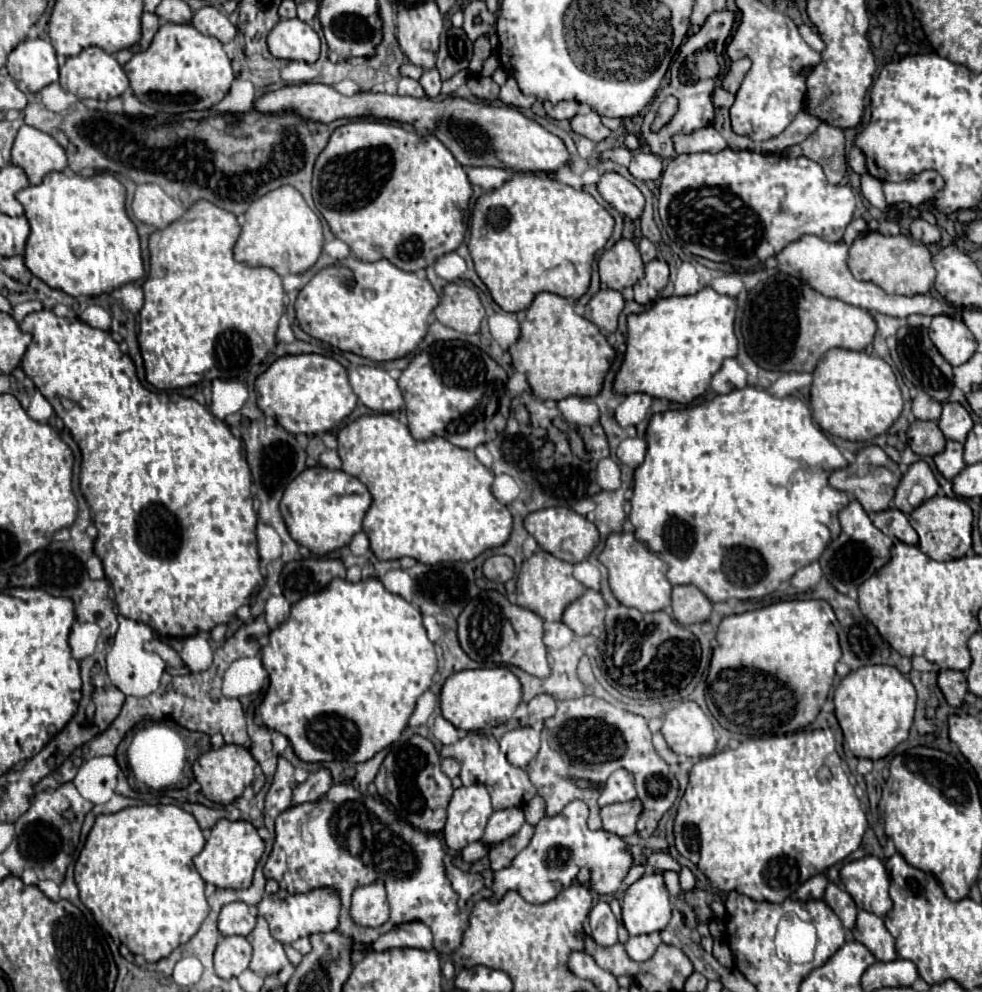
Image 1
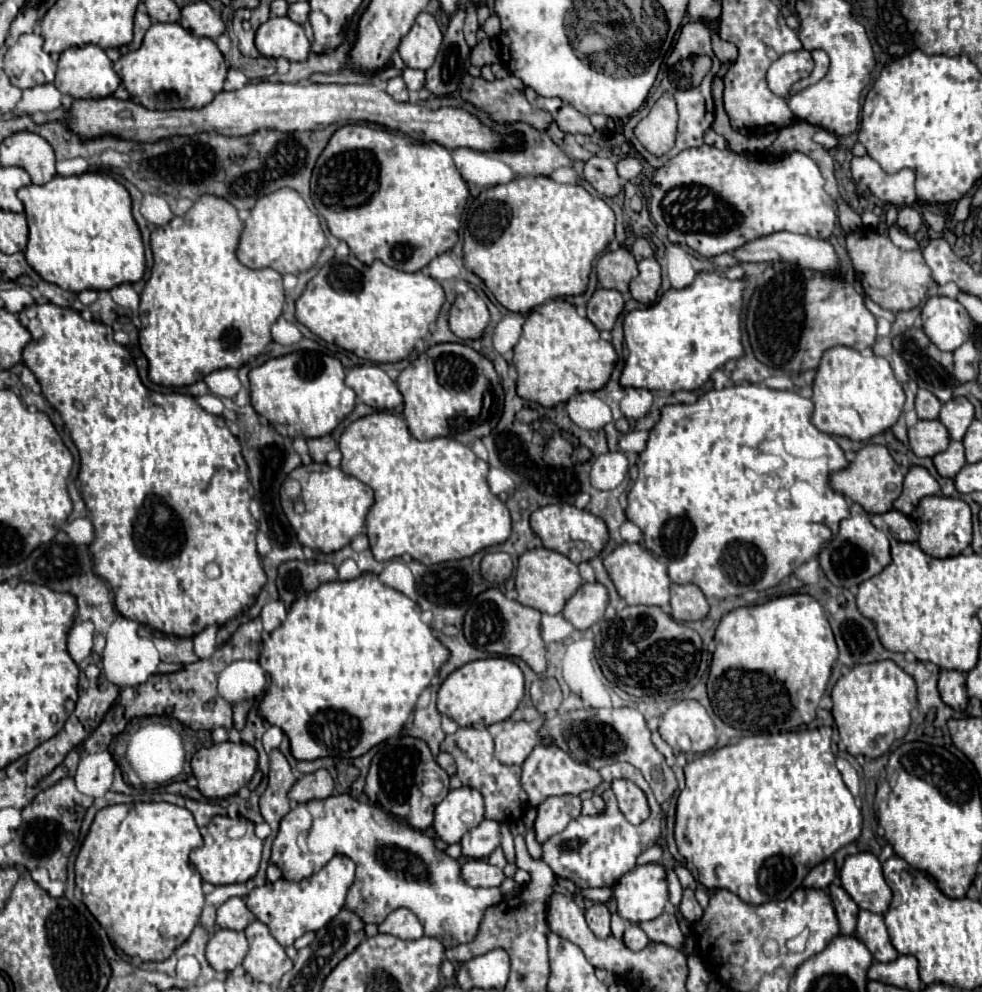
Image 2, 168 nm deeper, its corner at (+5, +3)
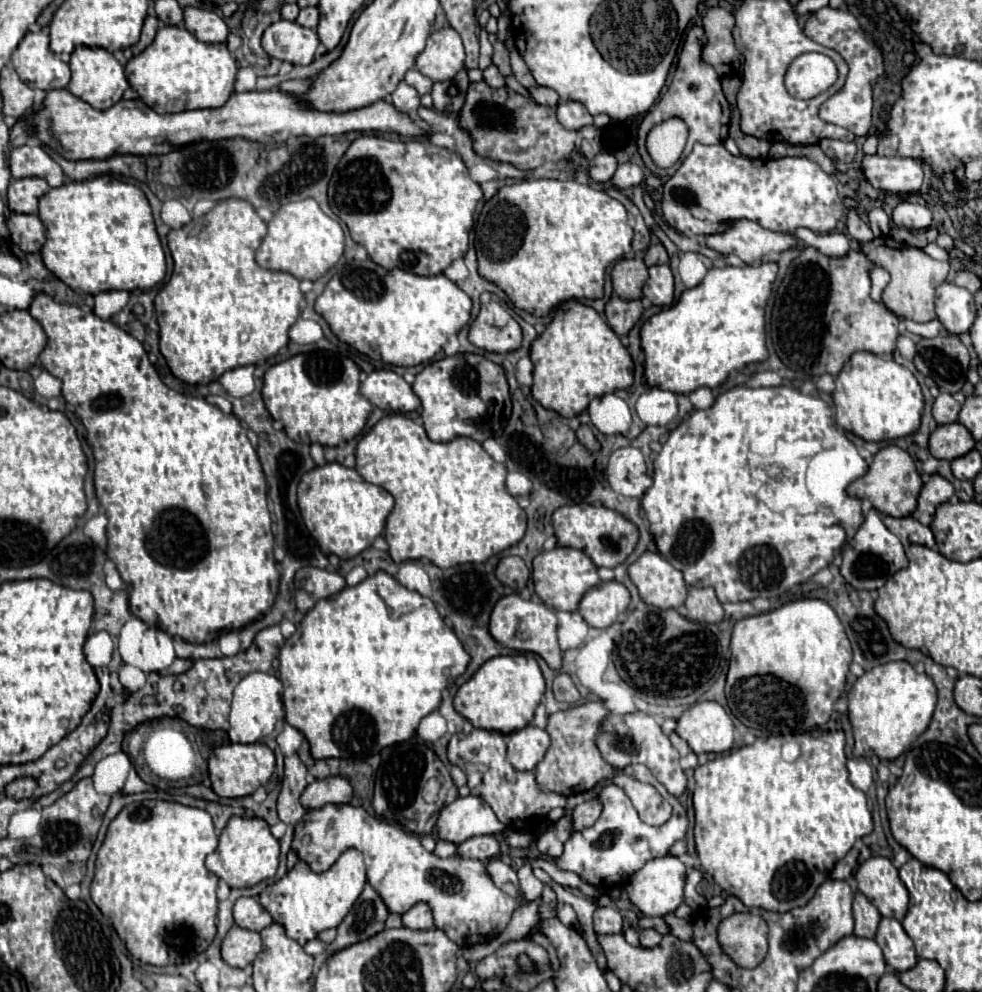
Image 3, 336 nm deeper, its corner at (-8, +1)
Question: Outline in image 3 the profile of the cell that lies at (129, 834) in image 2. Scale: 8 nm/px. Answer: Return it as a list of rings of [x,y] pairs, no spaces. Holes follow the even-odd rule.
[[[170,801],[130,803],[110,823],[106,839],[98,851],[96,875],[90,885],[90,895],[96,907],[108,917],[126,943],[130,955],[148,965],[178,965],[196,959],[208,949],[216,935],[216,887],[218,877],[204,867],[204,859],[218,845],[218,835],[212,817],[196,807],[186,807]]]

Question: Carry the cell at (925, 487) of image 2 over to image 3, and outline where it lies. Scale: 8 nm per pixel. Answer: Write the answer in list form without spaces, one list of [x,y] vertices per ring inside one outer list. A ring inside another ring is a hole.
[[[930,477],[928,483],[924,483],[920,497],[918,497],[918,507],[912,513],[912,517],[916,521],[920,521],[922,525],[930,525],[934,511],[938,505],[950,501],[950,497],[954,495],[954,485],[950,481],[946,481],[944,477]]]

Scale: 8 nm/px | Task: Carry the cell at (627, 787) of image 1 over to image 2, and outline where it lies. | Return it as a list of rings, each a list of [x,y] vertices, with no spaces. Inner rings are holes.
[[[611,763],[611,765],[603,767],[599,773],[605,781],[629,779],[637,787],[643,787],[647,801],[651,805],[651,815],[641,825],[631,825],[619,811],[617,799],[615,799],[613,791],[609,789],[609,809],[605,815],[595,815],[595,817],[579,815],[577,819],[571,819],[569,825],[561,833],[557,833],[557,835],[549,837],[545,843],[541,843],[541,849],[543,849],[541,859],[553,869],[555,875],[579,881],[579,889],[613,887],[625,873],[635,869],[637,855],[643,849],[651,847],[657,841],[659,831],[661,831],[661,807],[655,801],[651,789],[645,787],[645,779],[643,779],[641,771],[637,771],[629,763]]]

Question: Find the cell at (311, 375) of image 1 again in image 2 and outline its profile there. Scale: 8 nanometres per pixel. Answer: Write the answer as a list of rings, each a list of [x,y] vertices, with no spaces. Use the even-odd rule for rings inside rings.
[[[297,351],[269,359],[249,371],[249,383],[255,411],[267,417],[277,433],[287,437],[329,435],[355,407],[355,393],[345,385],[341,361],[317,351]]]

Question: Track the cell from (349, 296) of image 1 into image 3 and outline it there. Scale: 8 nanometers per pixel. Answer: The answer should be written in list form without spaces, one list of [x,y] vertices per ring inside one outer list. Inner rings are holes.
[[[352,261],[338,271],[322,295],[316,299],[316,311],[328,321],[332,333],[350,347],[368,355],[370,359],[380,359],[396,367],[412,367],[430,361],[448,341],[450,335],[456,335],[468,321],[472,313],[472,299],[446,275],[420,277],[402,269],[384,269],[374,261]]]

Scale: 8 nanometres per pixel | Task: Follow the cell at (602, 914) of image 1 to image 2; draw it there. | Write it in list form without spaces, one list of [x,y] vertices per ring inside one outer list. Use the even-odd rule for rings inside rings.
[[[605,903],[589,905],[589,909],[585,911],[585,919],[587,919],[587,925],[593,931],[593,935],[597,935],[597,937],[609,937],[611,935],[609,909]]]

